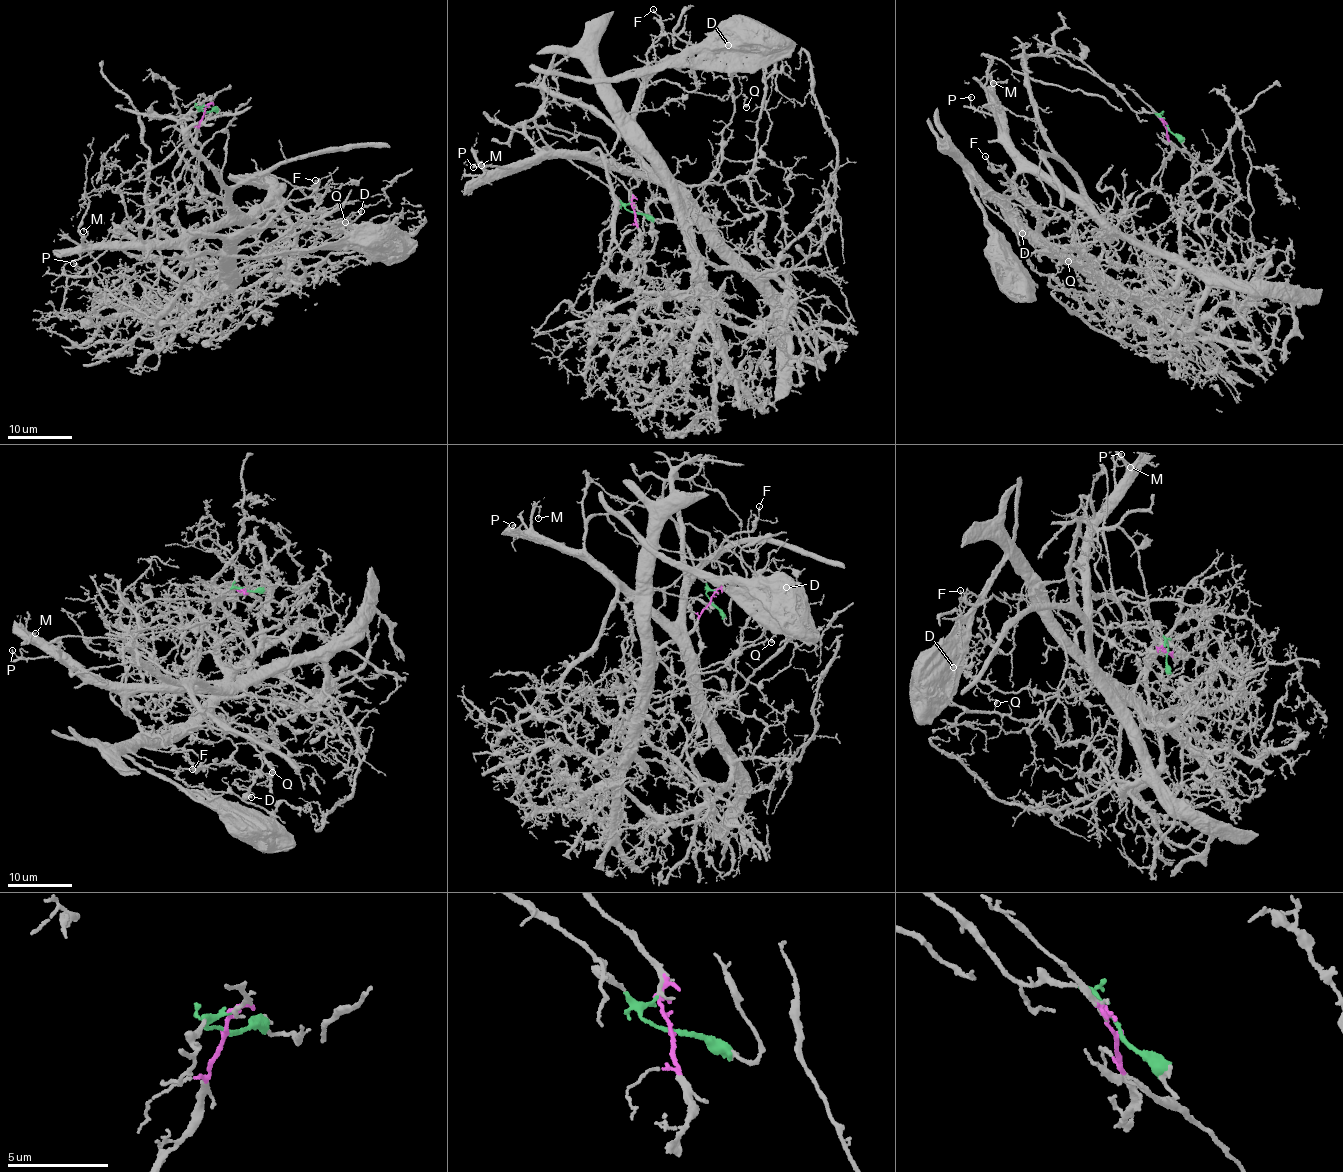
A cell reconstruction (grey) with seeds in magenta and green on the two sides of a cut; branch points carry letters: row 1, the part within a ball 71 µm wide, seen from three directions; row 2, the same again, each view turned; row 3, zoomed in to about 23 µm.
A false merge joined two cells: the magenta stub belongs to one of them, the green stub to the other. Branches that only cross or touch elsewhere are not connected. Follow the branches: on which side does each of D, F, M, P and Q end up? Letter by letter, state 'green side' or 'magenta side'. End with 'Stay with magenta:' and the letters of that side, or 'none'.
D: magenta side
F: green side
M: green side
P: green side
Q: magenta side
Stay with magenta: D, Q

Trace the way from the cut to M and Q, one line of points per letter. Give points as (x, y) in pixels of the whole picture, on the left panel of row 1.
M: (204, 111), (161, 119), (178, 121), (186, 146), (225, 190), (224, 219), (161, 240), (89, 246), (83, 231)
Q: (204, 111), (173, 174), (206, 294), (316, 220), (345, 222)

